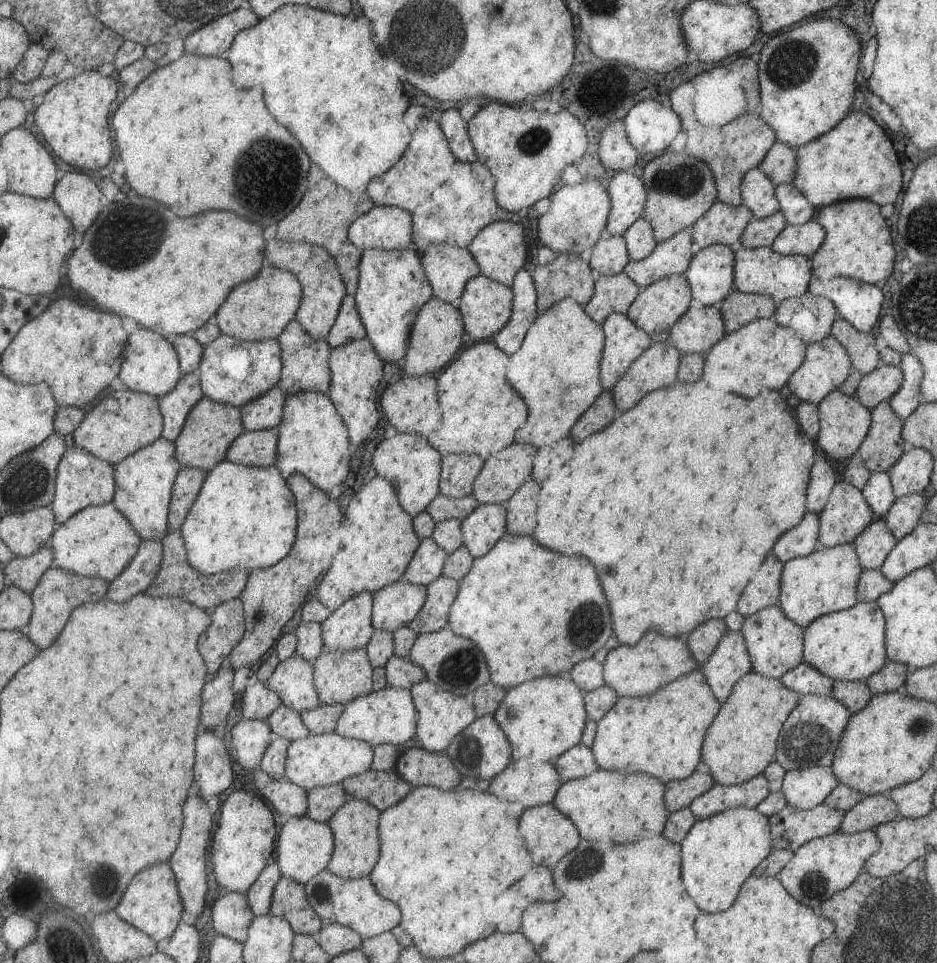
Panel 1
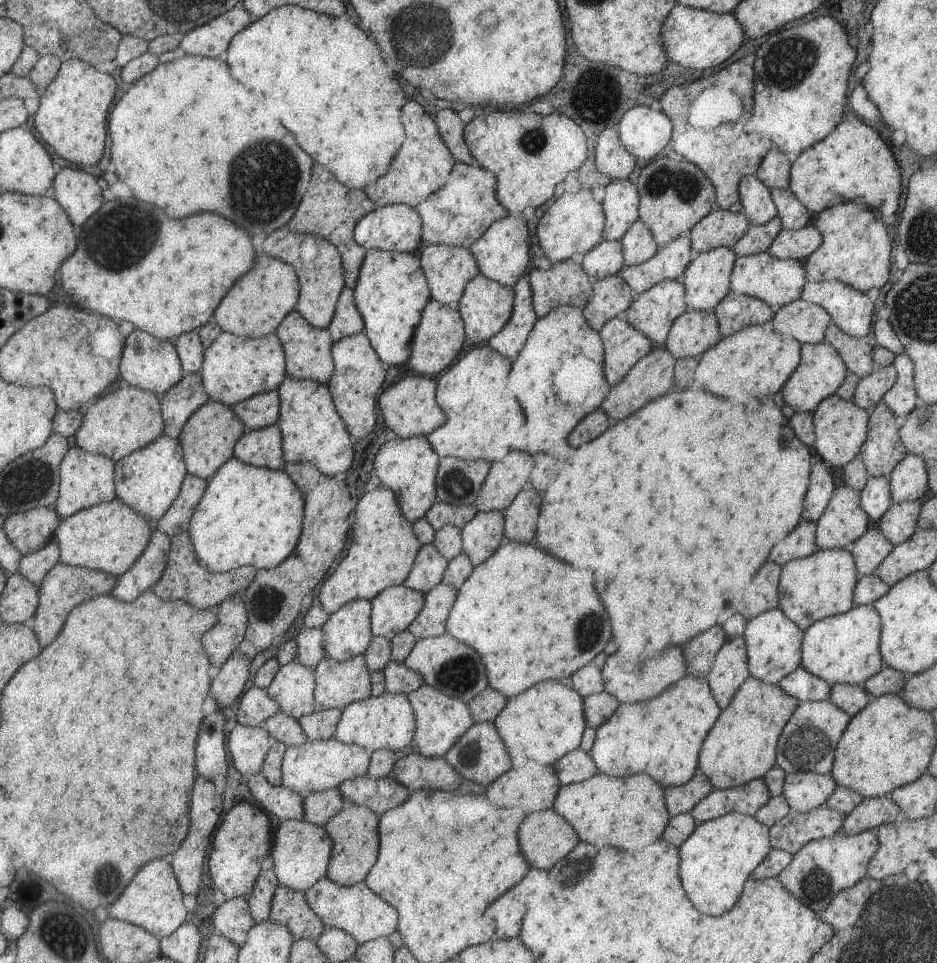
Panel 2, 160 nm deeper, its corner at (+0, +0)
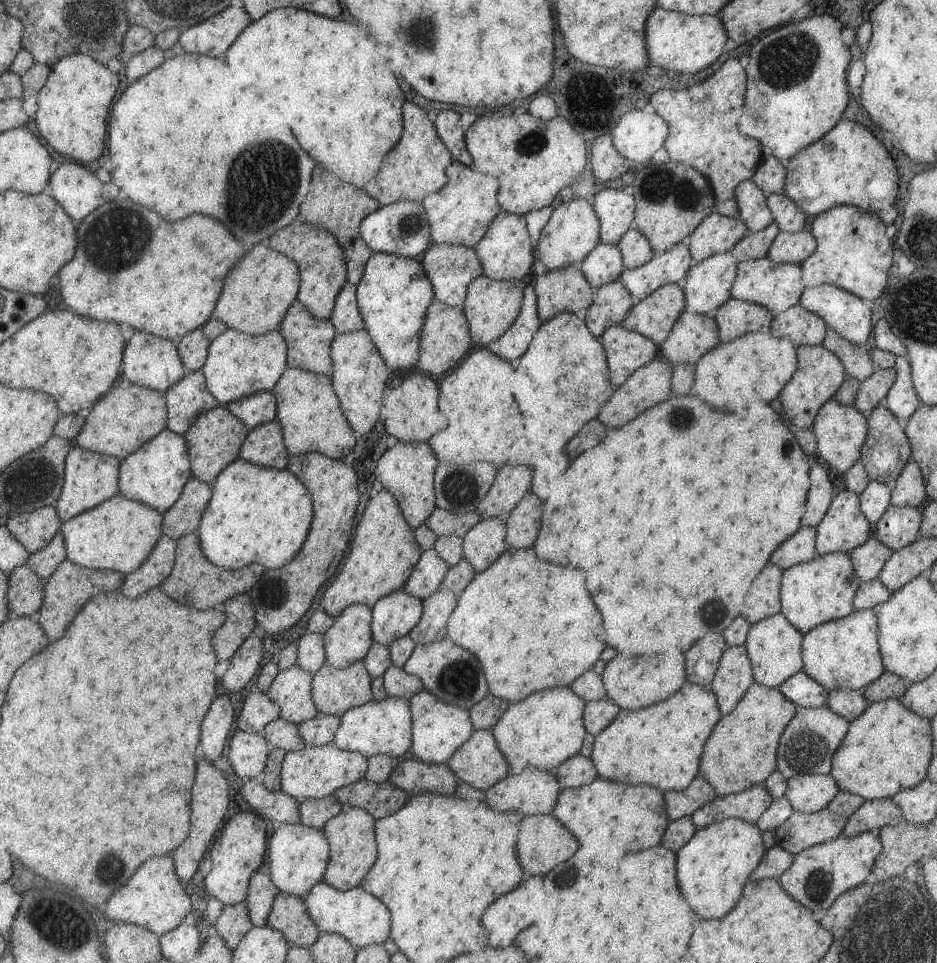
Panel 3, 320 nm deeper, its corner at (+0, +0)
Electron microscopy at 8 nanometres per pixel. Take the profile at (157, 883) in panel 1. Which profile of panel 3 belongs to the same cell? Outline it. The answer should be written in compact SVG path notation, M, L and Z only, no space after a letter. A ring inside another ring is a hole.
M172 854L155 855L141 865L133 878L122 886L103 907L105 917L115 923L133 923L163 936L183 924L193 910L191 896L187 894Z

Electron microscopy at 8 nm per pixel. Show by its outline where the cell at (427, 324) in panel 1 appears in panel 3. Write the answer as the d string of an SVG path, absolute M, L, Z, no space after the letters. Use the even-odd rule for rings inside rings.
M433 299L426 308L416 366L426 375L441 376L449 372L467 354L471 343L469 325L462 309L447 306Z

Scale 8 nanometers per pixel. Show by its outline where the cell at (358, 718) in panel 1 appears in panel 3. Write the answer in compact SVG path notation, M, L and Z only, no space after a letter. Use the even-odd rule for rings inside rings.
M387 696L383 700L372 699L346 710L340 716L340 726L331 744L342 751L362 754L367 759L373 755L389 755L396 759L410 750L411 739L412 722L408 700Z

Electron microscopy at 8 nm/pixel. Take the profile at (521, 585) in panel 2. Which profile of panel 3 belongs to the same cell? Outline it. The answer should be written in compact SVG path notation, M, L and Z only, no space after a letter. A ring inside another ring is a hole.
M508 547L504 553L501 553L495 562L492 562L485 570L475 573L471 582L458 594L455 608L449 614L446 622L446 636L451 639L453 644L468 650L481 665L484 670L484 677L488 686L488 692L494 697L506 700L510 703L518 703L527 695L538 690L550 689L553 687L569 687L578 676L585 671L592 670L593 664L597 662L601 650L605 648L605 632L601 626L601 616L597 614L597 608L593 606L587 590L585 590L585 578L581 570L573 570L573 568L561 568L561 566L553 566L547 562L541 562L533 550L514 549Z

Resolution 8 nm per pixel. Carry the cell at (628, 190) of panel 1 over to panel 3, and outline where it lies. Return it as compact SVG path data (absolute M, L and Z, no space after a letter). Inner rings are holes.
M614 184L596 192L590 201L600 224L599 242L616 245L621 235L633 227L633 195L624 194L619 189L619 184Z

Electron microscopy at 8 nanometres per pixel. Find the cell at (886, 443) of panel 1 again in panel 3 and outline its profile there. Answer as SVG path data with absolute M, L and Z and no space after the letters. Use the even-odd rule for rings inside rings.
M883 404L877 405L866 414L867 434L865 442L861 445L861 454L858 461L862 462L869 481L875 481L891 488L894 480L910 458L910 442L904 430L897 423L897 417L893 416Z

